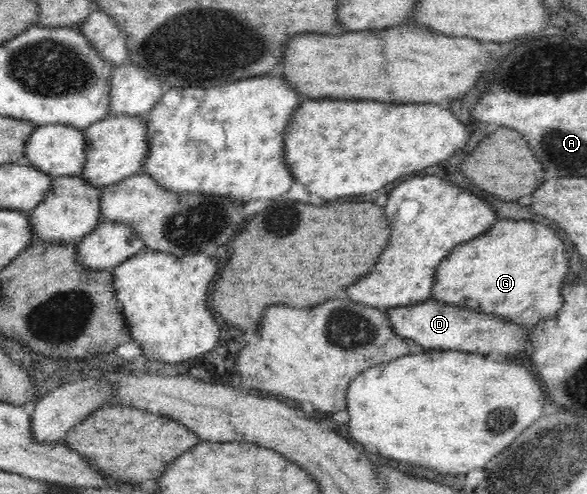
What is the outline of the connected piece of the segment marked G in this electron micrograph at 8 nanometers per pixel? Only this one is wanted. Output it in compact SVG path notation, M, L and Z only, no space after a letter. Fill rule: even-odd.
M518 220L518 222L496 222L492 230L482 234L476 240L470 240L458 246L438 268L438 282L434 288L434 298L440 302L468 306L480 312L494 312L506 316L512 322L520 324L537 324L551 319L561 309L562 280L568 275L568 258L564 252L564 242L556 236L548 224L540 224L534 220Z

